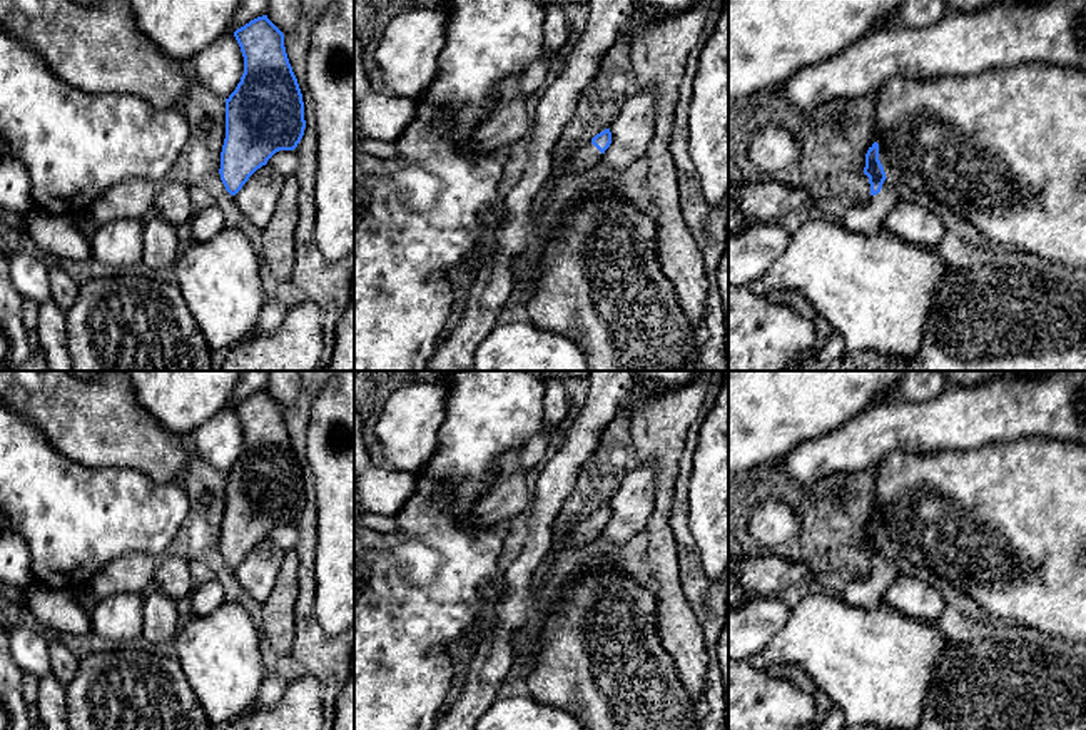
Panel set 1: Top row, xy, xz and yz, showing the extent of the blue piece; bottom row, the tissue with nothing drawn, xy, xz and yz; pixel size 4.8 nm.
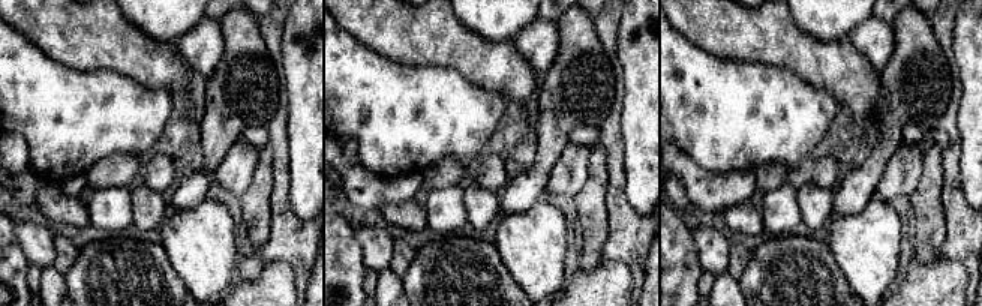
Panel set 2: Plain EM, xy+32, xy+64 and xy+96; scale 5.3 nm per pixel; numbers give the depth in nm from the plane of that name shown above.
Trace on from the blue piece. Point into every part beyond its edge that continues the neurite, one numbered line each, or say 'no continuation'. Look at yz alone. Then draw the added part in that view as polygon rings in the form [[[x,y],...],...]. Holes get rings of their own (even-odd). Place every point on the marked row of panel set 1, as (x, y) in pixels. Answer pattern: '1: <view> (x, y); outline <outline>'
1: yz (869, 221); outline [[[886,179],[879,194],[869,195],[867,204],[860,209],[849,209],[840,222],[847,229],[860,232],[864,236],[886,232],[886,217],[899,200],[901,197],[894,184]]]

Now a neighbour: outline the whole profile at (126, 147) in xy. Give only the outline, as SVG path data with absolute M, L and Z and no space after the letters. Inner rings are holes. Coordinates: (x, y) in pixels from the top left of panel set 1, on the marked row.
M0 27L0 155L17 159L27 169L35 207L74 217L89 212L97 197L119 184L162 184L189 135L189 122L180 107L164 110L134 95L79 90L58 79L37 52Z

